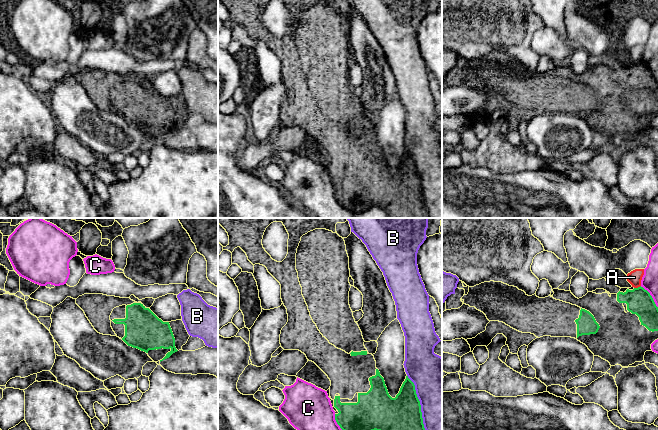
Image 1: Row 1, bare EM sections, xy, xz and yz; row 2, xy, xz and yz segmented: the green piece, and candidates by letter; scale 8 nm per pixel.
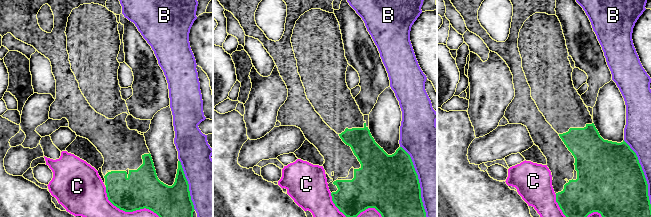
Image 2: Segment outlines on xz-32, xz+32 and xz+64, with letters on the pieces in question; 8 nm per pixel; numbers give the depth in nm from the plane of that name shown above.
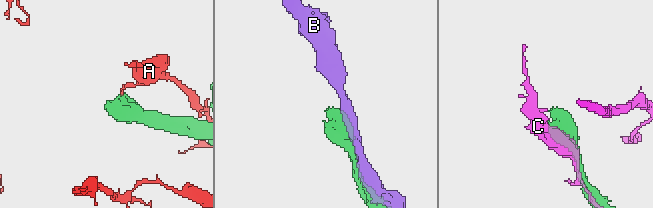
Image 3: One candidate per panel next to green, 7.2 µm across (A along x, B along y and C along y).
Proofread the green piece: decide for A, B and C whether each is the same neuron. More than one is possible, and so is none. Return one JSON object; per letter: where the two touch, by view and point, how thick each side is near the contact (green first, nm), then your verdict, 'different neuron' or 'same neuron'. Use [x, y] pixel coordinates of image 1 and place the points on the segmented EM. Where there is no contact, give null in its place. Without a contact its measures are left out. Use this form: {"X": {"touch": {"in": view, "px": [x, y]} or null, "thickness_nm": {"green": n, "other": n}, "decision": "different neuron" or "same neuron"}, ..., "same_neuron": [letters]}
{"A": {"touch": {"in": "yz", "px": [638, 287]}, "thickness_nm": {"green": 200, "other": 110}, "decision": "different neuron"}, "B": {"touch": {"in": "xz", "px": [419, 402]}, "thickness_nm": {"green": 280, "other": 440}, "decision": "different neuron"}, "C": {"touch": {"in": "yz", "px": [651, 296]}, "thickness_nm": {"green": 200, "other": 140}, "decision": "different neuron"}, "same_neuron": []}

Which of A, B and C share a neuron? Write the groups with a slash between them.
A / B / C

